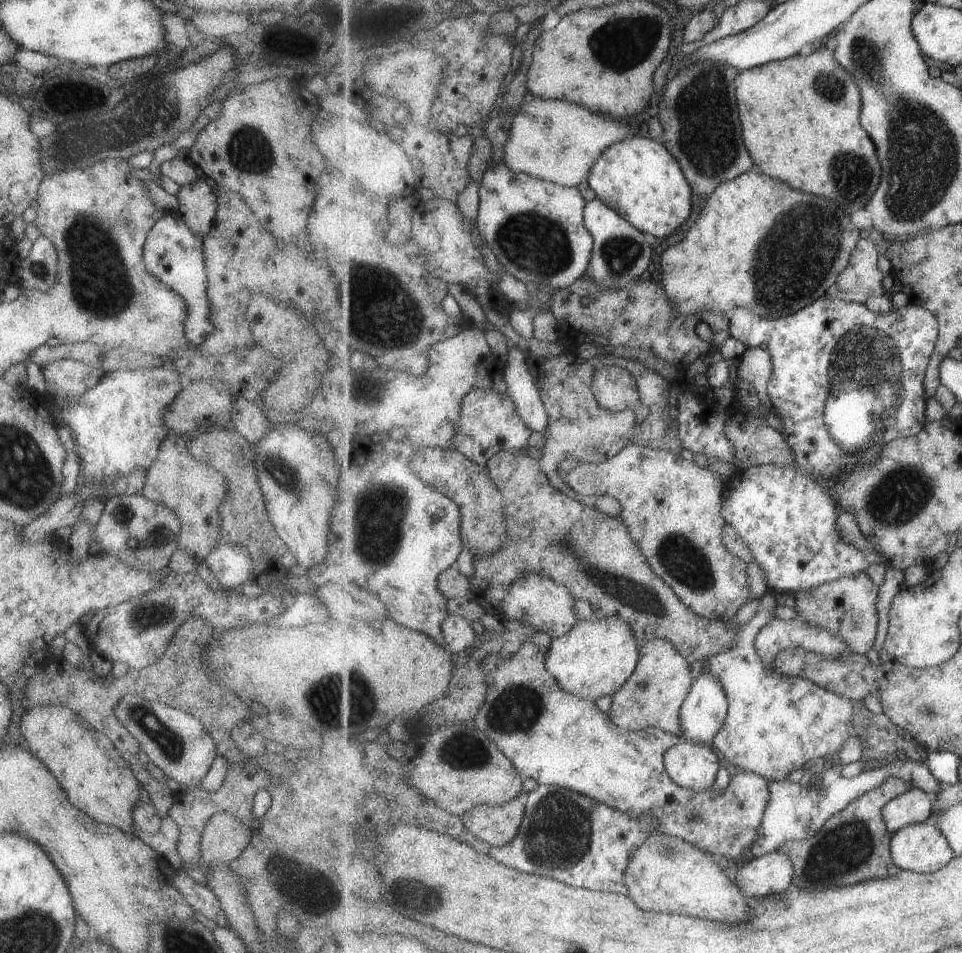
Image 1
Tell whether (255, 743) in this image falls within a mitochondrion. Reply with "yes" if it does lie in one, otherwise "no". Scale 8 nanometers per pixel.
no

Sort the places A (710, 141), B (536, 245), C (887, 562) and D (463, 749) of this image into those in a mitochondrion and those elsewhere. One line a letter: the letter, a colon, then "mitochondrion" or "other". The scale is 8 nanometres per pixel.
A: mitochondrion
B: mitochondrion
C: other
D: mitochondrion

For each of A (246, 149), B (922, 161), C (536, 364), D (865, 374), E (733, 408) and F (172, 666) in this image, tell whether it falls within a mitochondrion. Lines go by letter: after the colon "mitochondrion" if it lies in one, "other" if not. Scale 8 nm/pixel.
A: mitochondrion
B: mitochondrion
C: other
D: mitochondrion
E: other
F: other

